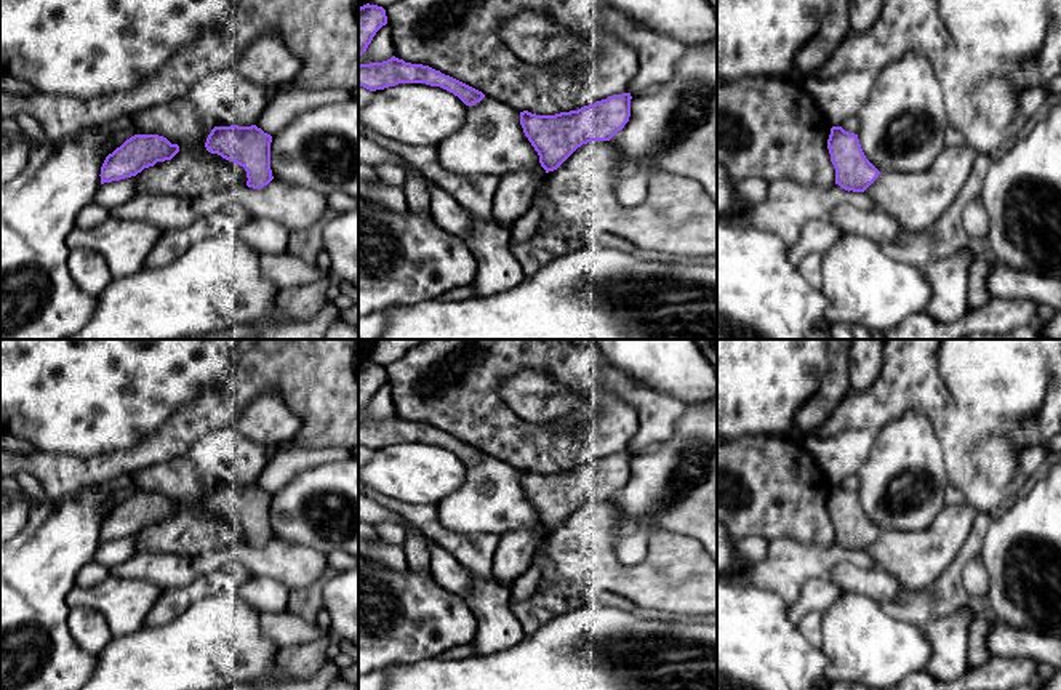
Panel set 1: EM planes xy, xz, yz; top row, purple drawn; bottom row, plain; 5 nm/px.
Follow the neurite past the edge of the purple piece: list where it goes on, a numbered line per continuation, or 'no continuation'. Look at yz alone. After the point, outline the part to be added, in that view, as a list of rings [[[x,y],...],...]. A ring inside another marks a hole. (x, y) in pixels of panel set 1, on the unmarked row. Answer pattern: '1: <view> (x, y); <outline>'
no continuation

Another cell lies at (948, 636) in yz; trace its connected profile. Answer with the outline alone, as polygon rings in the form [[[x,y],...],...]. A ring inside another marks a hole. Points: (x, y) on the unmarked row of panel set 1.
[[[970,602],[959,612],[927,623],[923,632],[931,644],[927,671],[941,679],[954,680],[970,669],[968,632],[979,610]]]

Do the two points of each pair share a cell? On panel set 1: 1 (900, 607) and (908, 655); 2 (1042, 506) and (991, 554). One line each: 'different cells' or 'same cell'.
1: different cells
2: same cell

